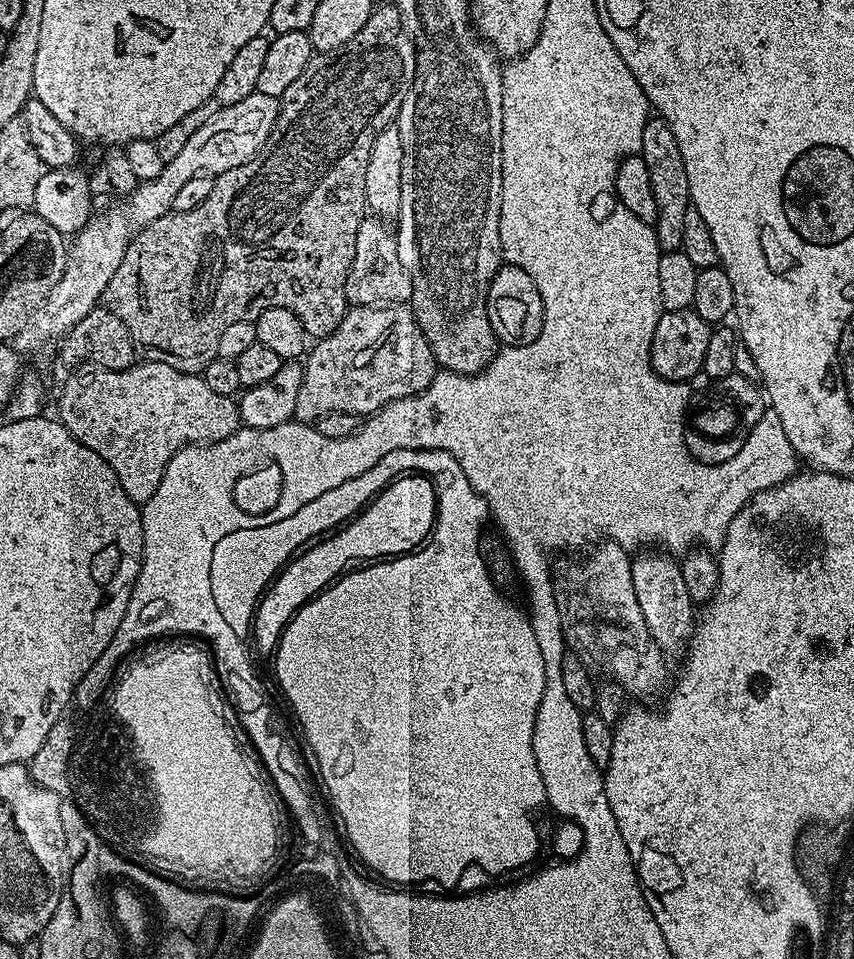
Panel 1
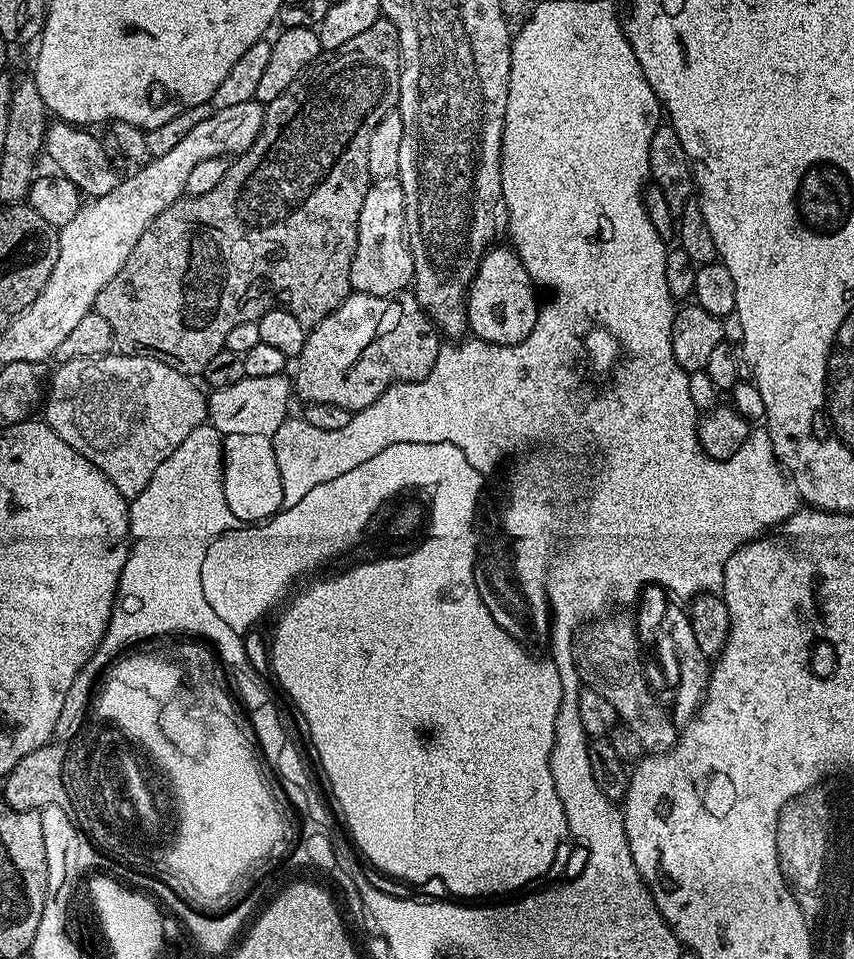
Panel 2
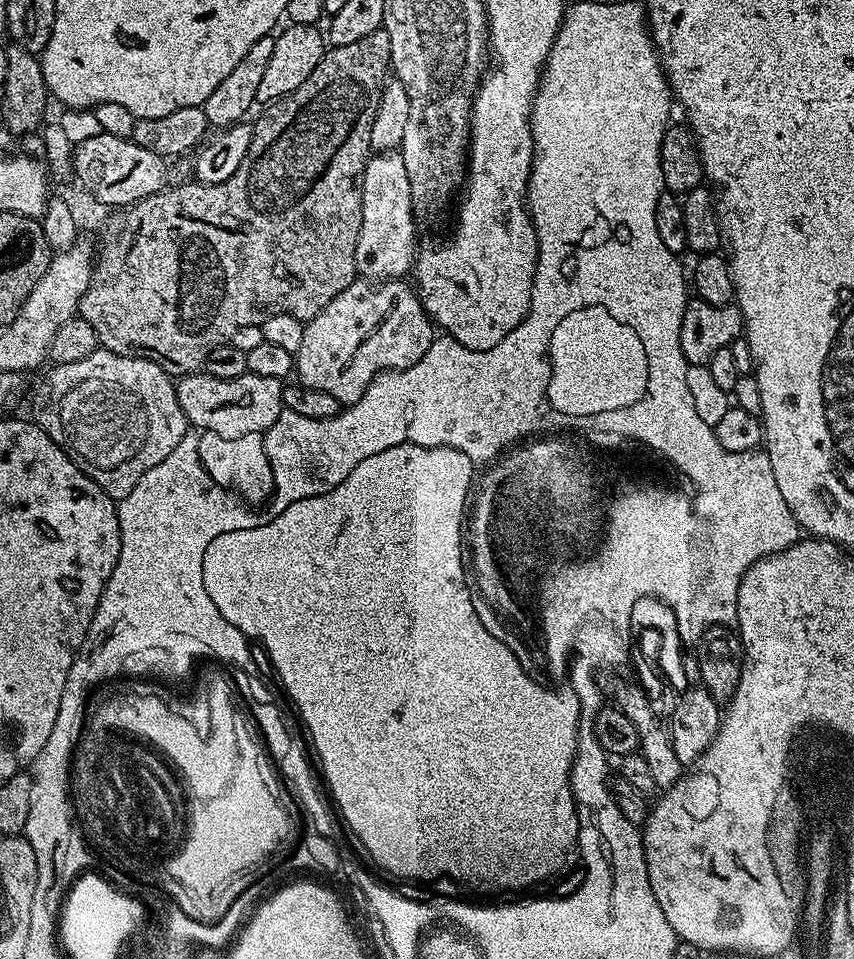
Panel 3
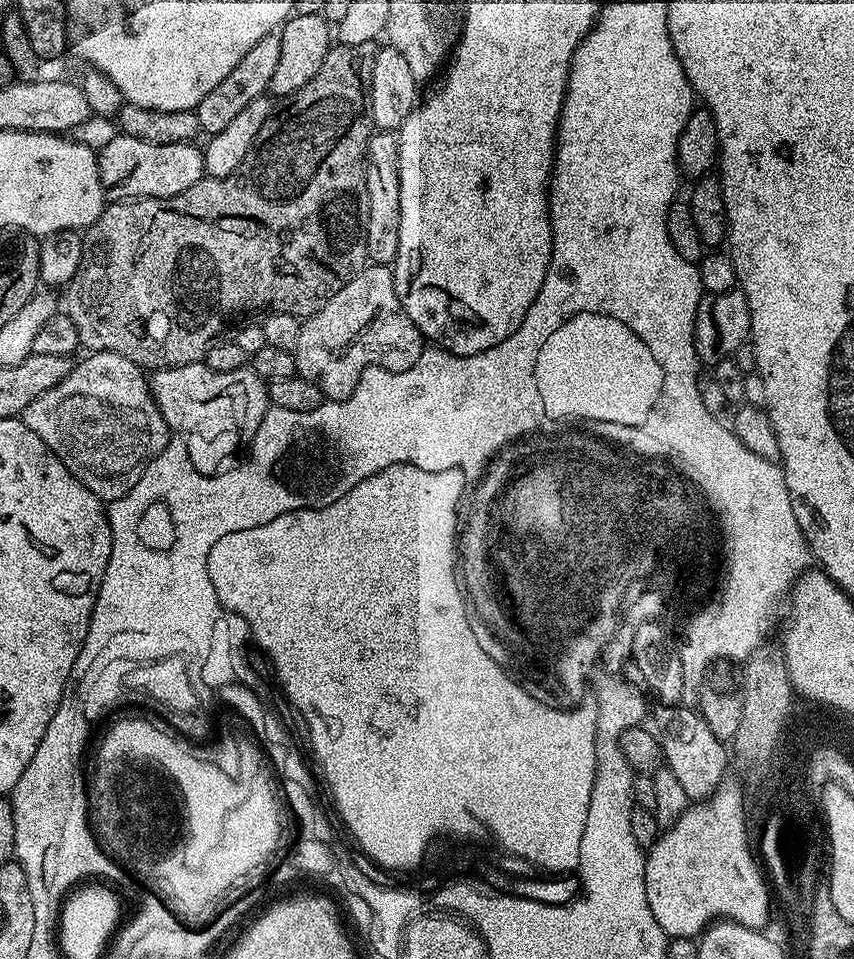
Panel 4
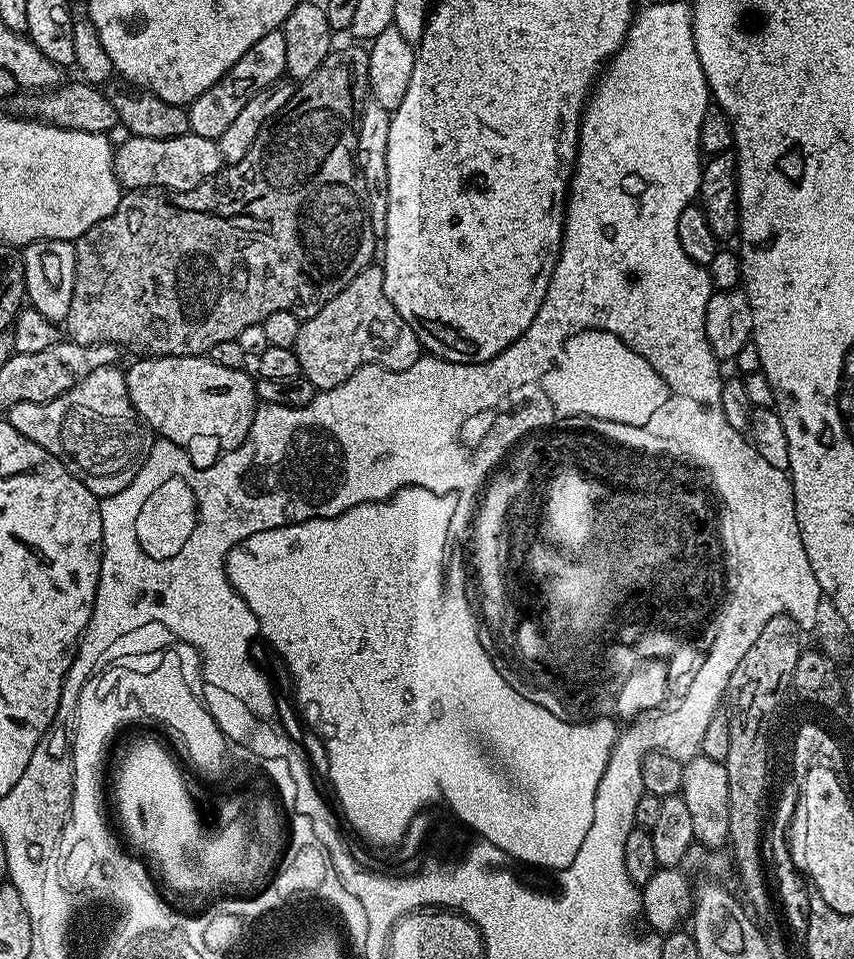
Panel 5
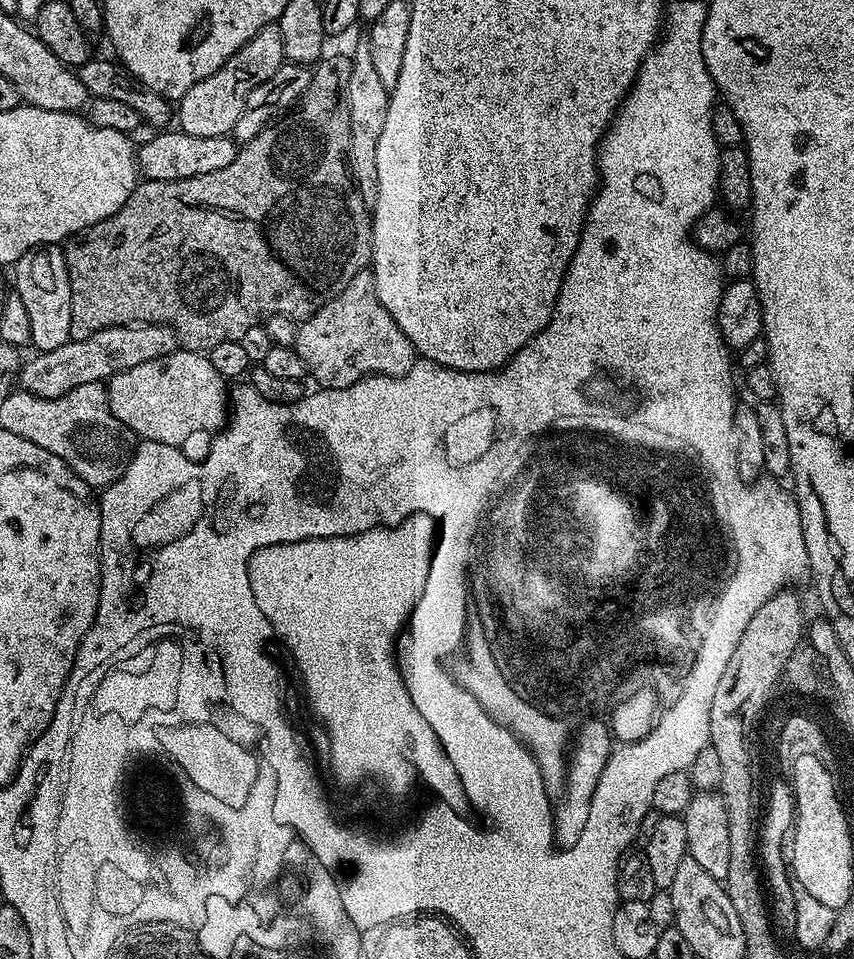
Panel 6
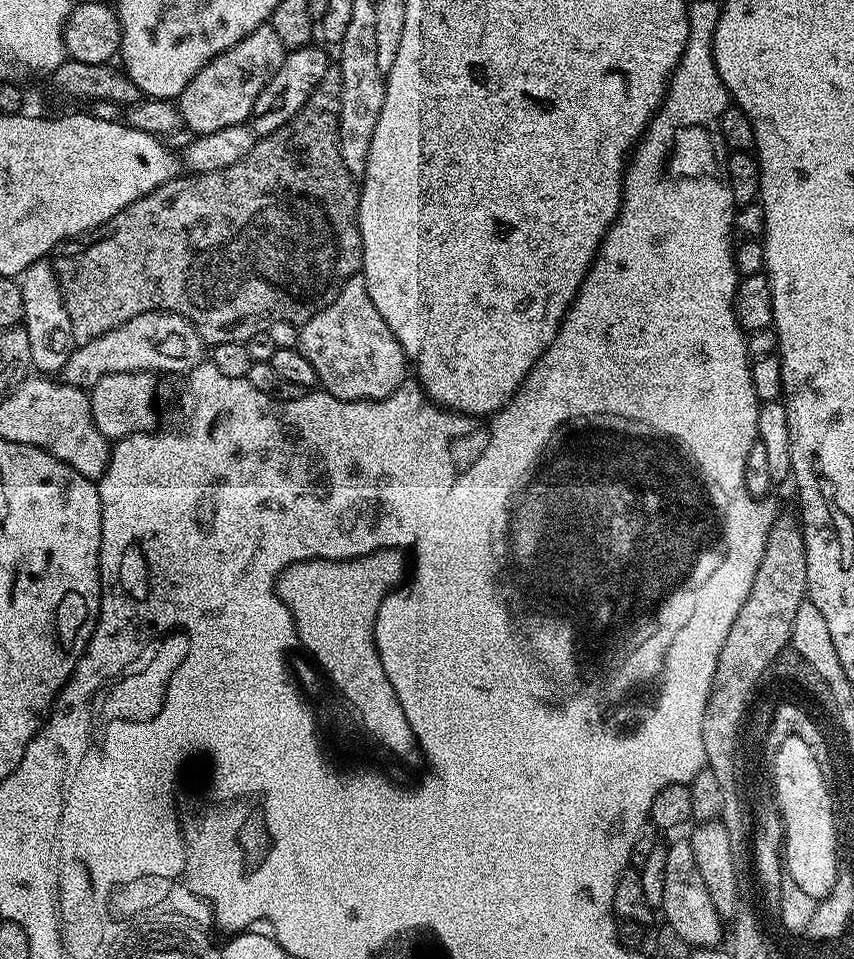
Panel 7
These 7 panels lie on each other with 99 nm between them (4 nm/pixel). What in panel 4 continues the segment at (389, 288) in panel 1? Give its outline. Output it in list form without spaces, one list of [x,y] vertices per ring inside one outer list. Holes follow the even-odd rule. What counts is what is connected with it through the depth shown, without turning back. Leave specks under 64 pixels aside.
[[[380,130],[368,141],[366,157],[366,186],[368,187],[368,221],[366,226],[366,250],[373,264],[391,265],[398,254],[398,222],[400,221],[400,175],[398,174],[399,139],[391,131]]]

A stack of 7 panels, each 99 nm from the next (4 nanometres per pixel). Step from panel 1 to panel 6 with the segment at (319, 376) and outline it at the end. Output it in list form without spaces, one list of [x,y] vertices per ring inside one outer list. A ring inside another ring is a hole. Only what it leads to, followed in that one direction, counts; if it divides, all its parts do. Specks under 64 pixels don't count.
[[[368,270],[354,274],[354,278],[350,278],[350,282],[346,282],[343,290],[330,298],[326,306],[319,308],[307,320],[299,321],[294,347],[302,362],[306,362],[308,376],[316,379],[320,388],[345,388],[358,382],[363,376],[401,376],[409,372],[418,359],[410,338],[402,334],[398,322],[394,322],[386,306],[378,302],[374,278]]]

